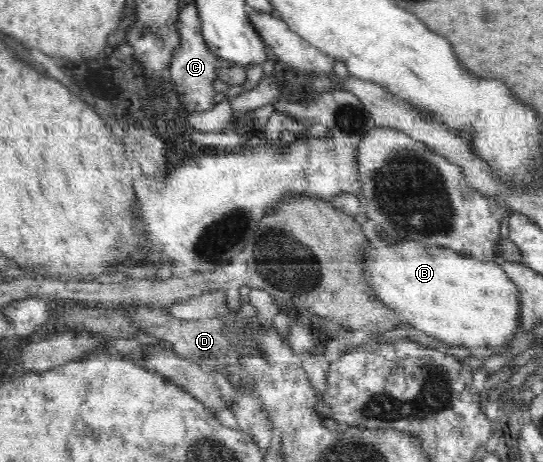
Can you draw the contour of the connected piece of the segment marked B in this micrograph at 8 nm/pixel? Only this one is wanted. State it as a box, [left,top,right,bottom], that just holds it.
[364,237,522,351]

